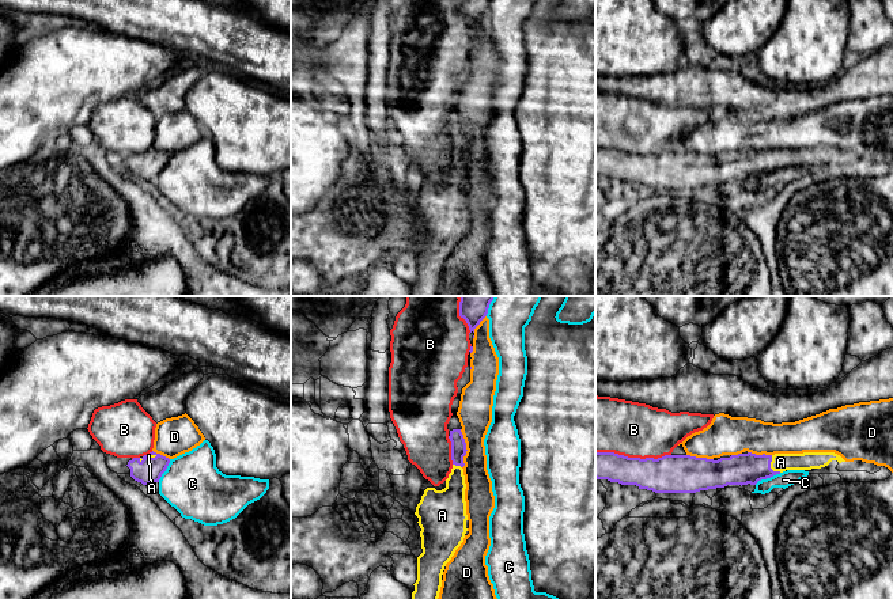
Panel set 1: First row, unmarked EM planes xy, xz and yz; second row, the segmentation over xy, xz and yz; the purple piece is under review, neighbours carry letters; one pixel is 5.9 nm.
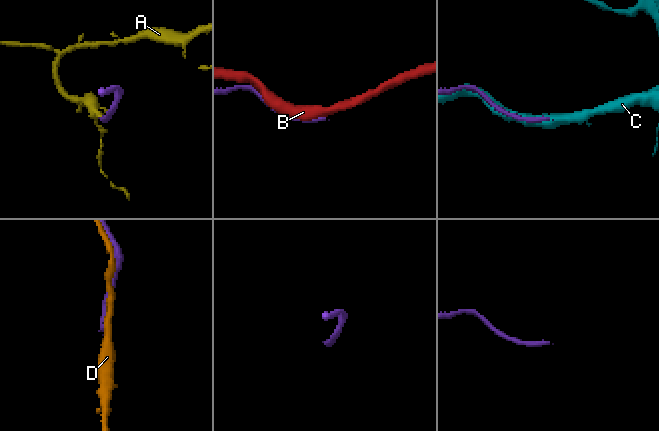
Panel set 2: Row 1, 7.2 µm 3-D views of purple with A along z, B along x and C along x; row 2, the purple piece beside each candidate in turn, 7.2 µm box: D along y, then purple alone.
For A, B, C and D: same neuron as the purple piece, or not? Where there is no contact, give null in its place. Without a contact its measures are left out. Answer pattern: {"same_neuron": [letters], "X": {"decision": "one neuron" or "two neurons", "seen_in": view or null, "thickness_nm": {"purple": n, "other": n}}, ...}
{"same_neuron": ["A"], "A": {"decision": "one neuron", "seen_in": "yz", "thickness_nm": {"purple": 190, "other": 110}}, "B": {"decision": "two neurons", "seen_in": "yz", "thickness_nm": {"purple": 220, "other": 320}}, "C": {"decision": "two neurons", "seen_in": "yz", "thickness_nm": {"purple": 190, "other": 90}}, "D": {"decision": "two neurons", "seen_in": "xz", "thickness_nm": {"purple": 100, "other": 200}}}

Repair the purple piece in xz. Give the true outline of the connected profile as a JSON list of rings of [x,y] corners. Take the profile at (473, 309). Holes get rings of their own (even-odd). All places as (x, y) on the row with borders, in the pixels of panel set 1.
[[[459,296],[459,316],[463,318],[469,326],[470,333],[487,316],[491,302],[495,296]]]

